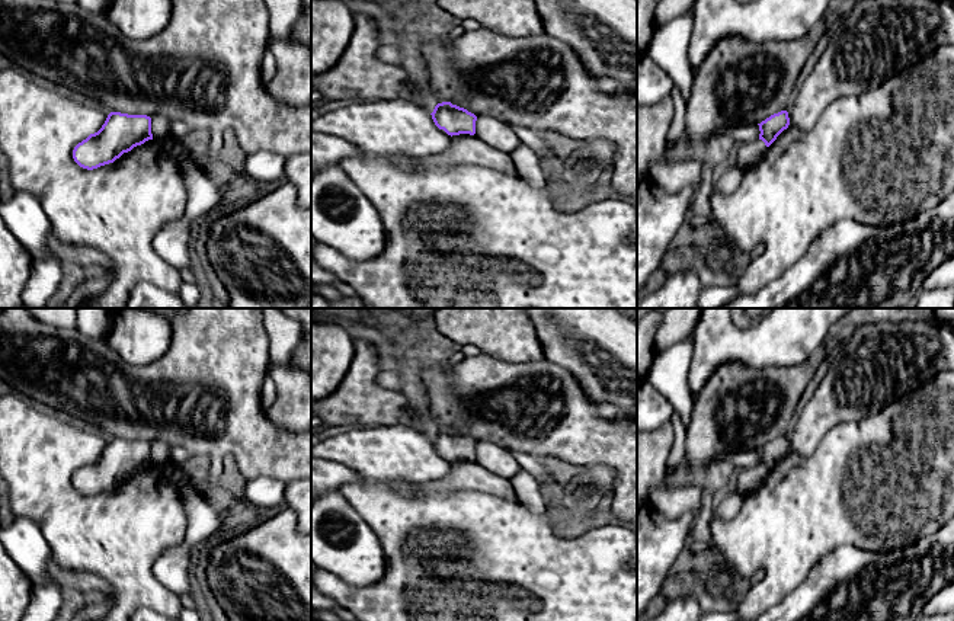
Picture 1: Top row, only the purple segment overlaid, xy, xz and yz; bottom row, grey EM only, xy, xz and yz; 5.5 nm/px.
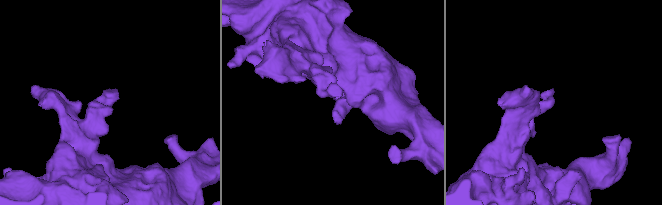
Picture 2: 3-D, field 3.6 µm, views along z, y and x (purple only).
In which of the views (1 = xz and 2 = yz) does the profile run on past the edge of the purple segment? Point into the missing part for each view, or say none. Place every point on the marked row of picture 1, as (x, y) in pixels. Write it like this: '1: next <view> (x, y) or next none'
1: next none
2: next none

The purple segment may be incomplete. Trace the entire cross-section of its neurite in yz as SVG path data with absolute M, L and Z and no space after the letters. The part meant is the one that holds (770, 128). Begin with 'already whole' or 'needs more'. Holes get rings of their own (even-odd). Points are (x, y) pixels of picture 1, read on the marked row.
already whole; M781 111L778 113L774 113L758 125L761 131L759 140L762 140L765 145L769 147L777 140L777 137L788 128L788 112Z

